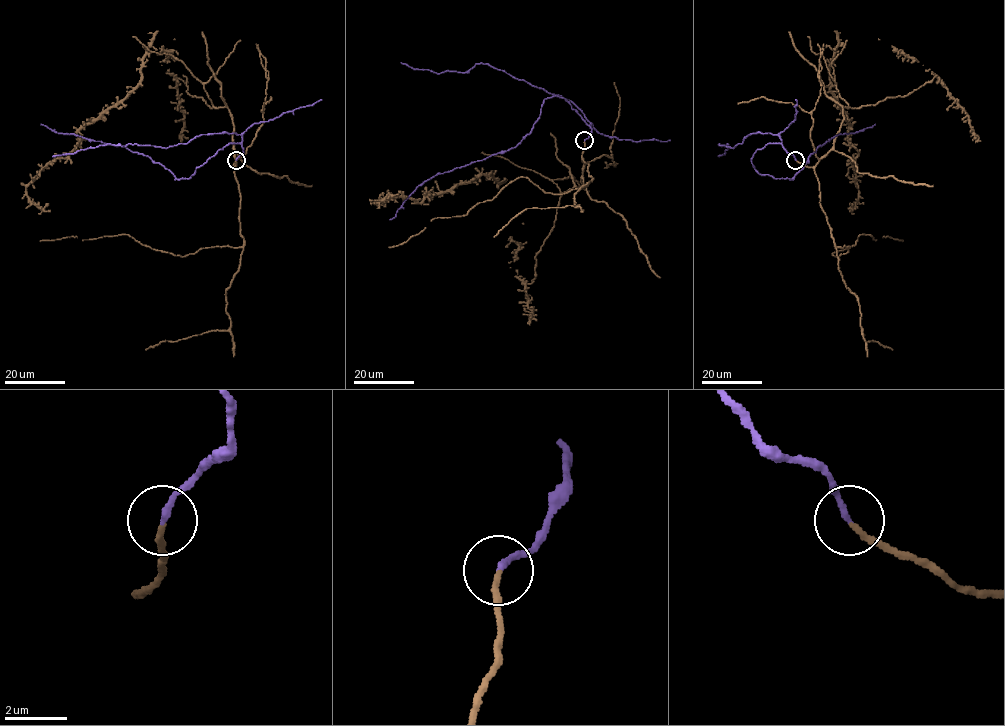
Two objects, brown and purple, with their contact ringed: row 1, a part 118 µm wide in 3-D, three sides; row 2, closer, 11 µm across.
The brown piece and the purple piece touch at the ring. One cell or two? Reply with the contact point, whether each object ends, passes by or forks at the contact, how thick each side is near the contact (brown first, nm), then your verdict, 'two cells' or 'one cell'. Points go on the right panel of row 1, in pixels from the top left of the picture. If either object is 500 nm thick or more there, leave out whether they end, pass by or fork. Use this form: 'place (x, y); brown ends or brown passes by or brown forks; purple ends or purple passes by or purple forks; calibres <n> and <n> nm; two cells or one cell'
place (795, 160); brown ends; purple ends; calibres 190 and 180 nm; one cell

